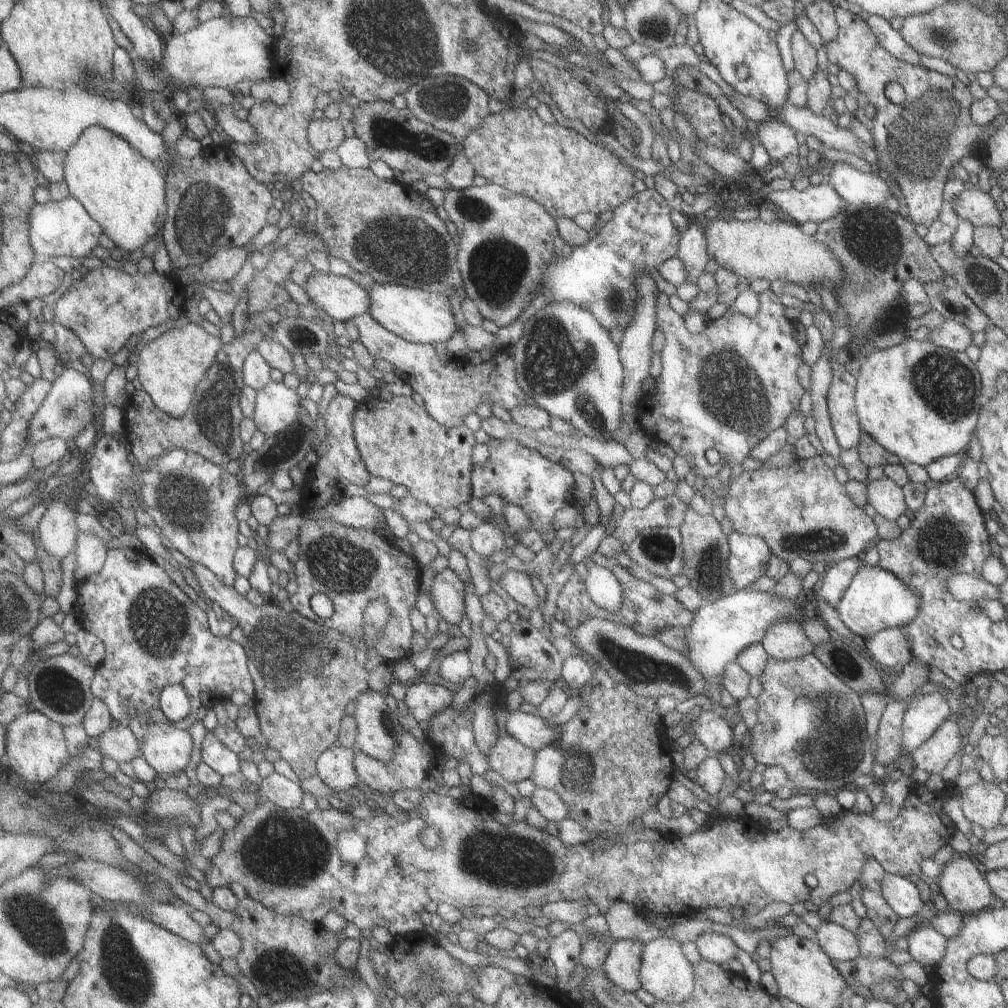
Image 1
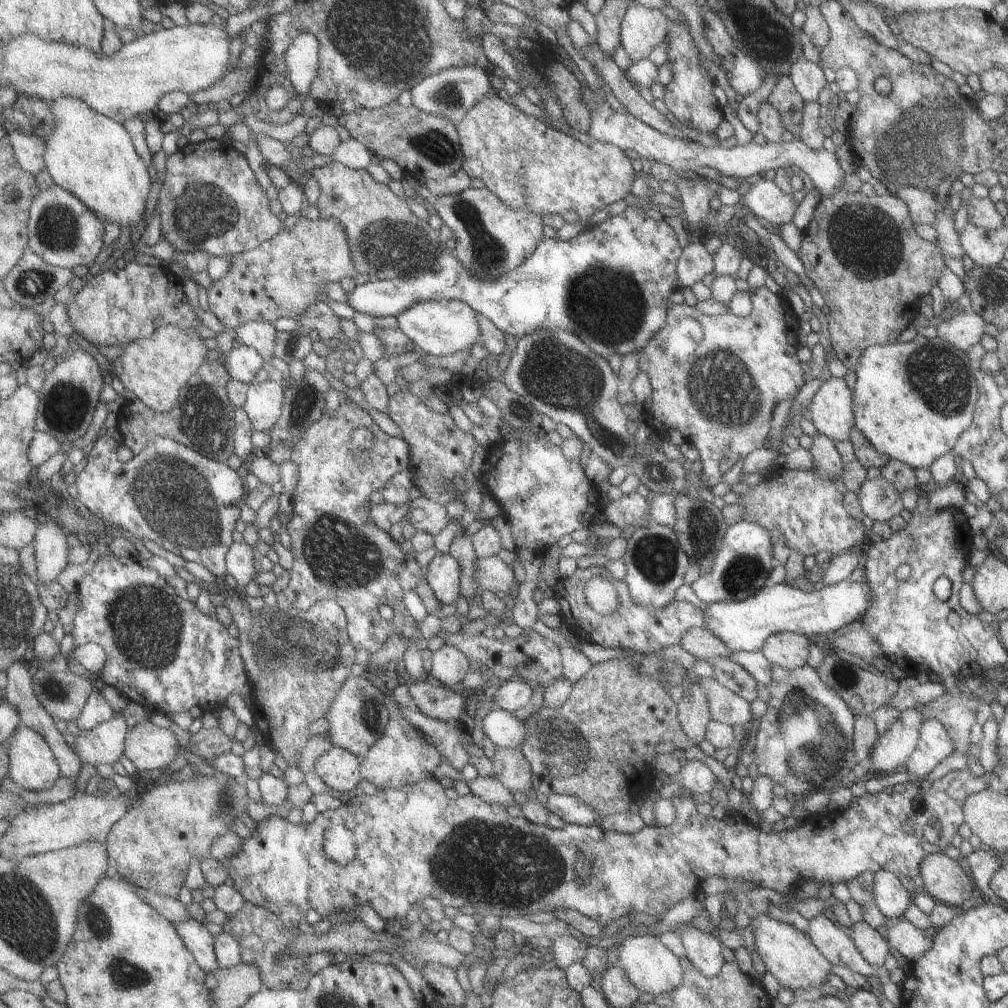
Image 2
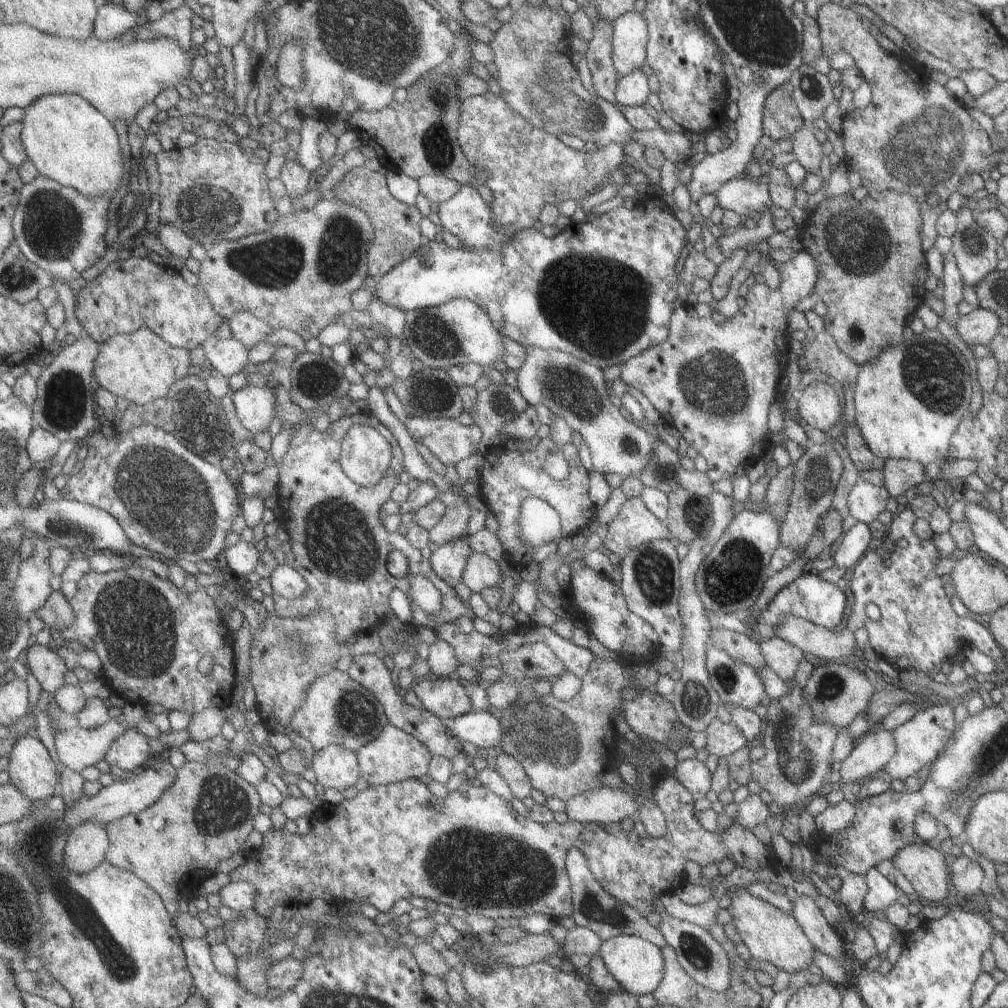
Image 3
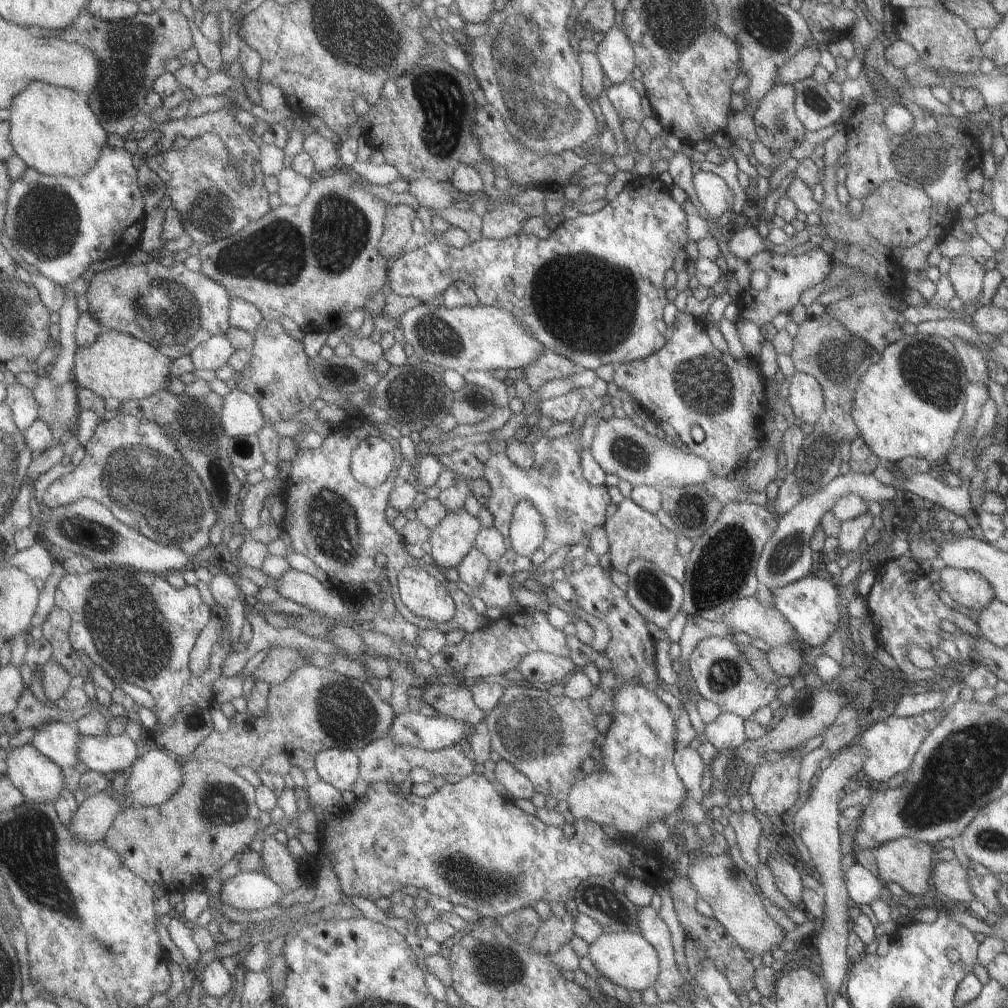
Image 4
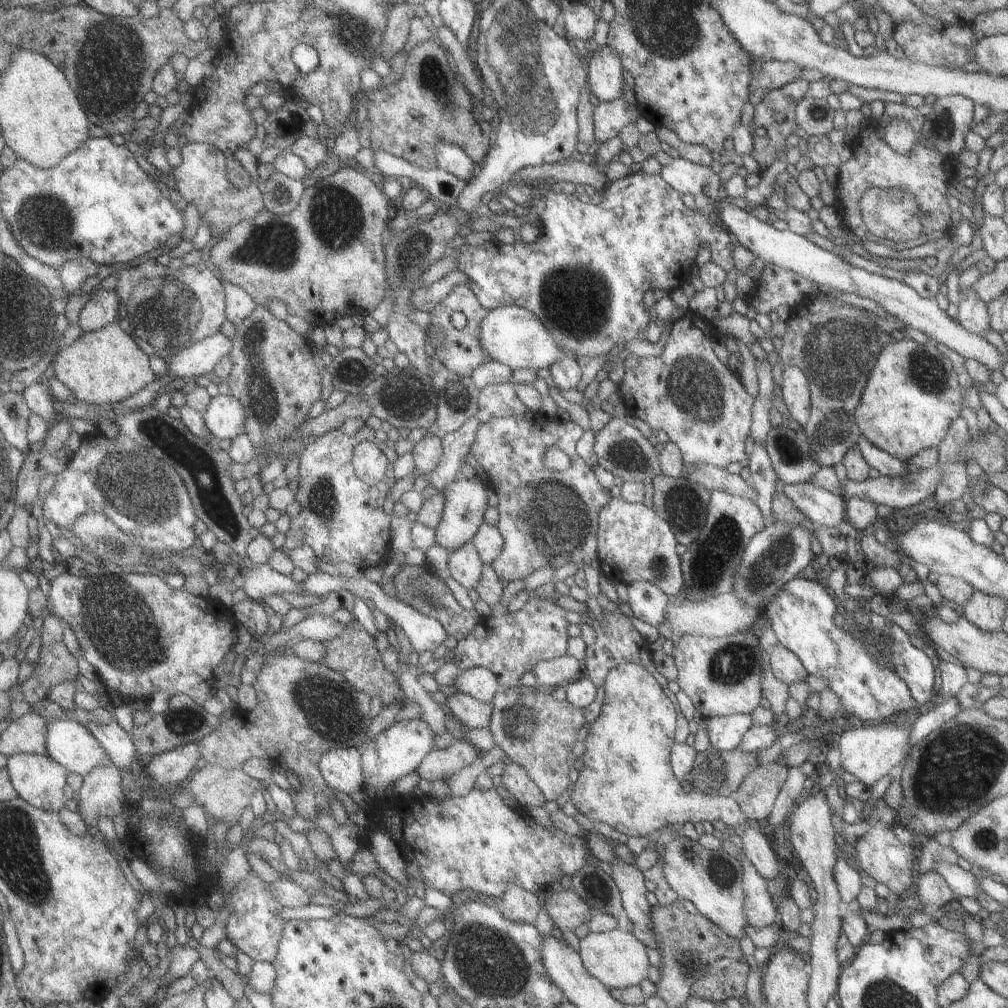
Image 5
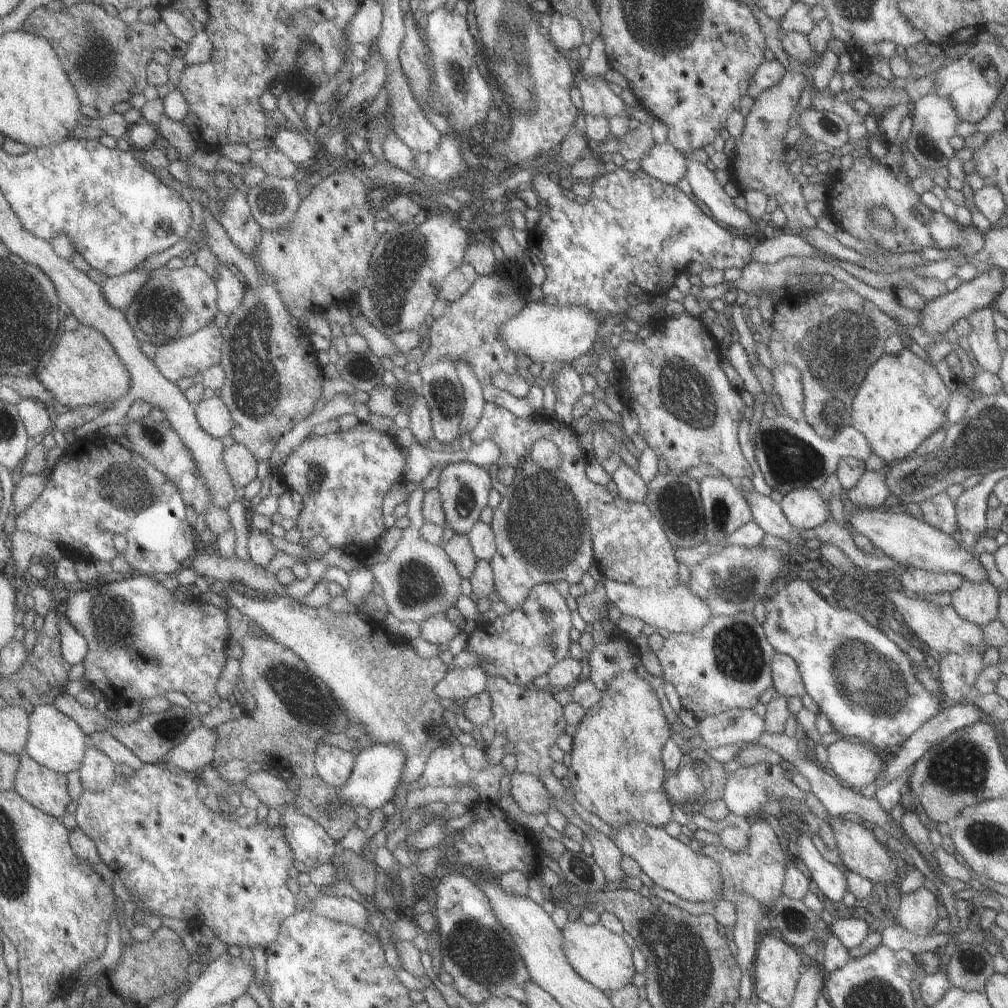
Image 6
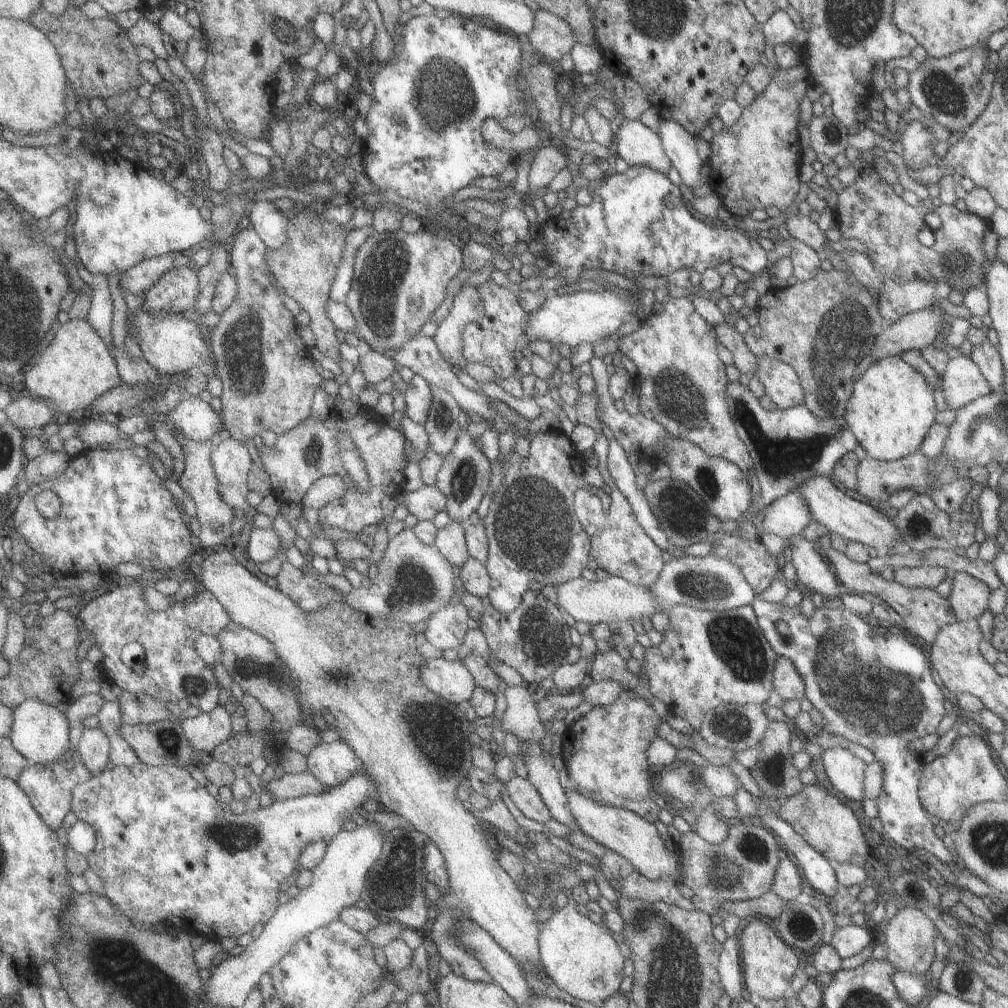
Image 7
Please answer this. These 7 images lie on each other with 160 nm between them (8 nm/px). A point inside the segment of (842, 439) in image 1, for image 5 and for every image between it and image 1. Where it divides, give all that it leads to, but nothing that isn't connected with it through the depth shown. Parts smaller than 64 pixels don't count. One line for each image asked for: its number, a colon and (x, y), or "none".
2: (830, 412)
3: (817, 404)
4: (804, 397)
5: (793, 388)

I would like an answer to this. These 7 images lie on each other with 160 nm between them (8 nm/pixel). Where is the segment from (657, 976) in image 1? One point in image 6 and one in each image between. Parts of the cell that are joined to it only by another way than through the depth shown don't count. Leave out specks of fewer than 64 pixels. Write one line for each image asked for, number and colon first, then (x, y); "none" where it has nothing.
2: (652, 968)
3: (637, 966)
4: (625, 958)
5: (616, 960)
6: (603, 960)

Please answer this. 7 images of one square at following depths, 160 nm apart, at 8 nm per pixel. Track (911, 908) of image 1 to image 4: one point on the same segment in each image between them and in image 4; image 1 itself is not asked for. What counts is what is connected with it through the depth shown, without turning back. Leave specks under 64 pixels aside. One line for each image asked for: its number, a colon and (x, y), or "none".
2: (891, 899)
3: (879, 893)
4: (861, 885)

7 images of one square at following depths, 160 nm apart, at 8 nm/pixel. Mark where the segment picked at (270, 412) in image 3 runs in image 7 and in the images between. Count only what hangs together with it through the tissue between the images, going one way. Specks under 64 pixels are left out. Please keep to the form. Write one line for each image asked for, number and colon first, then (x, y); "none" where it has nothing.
4: (241, 414)
5: (225, 417)
6: (213, 415)
7: (198, 421)

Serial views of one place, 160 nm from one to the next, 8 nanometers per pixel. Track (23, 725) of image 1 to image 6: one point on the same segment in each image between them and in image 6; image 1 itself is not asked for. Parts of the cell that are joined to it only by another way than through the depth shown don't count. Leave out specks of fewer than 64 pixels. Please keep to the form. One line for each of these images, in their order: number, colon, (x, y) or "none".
2: (33, 764)
3: (31, 769)
4: (42, 780)
5: (38, 779)
6: (46, 789)

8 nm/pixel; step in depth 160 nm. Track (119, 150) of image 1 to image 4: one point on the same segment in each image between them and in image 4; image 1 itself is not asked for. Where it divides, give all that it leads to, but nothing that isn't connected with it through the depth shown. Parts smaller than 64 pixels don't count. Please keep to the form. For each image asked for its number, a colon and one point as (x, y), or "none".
2: (91, 155)
3: (69, 140)
4: (54, 130)

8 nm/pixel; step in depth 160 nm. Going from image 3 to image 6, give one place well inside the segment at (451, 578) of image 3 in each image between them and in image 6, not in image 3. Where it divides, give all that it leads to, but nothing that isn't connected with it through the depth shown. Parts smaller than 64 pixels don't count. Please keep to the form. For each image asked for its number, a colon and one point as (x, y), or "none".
4: (454, 537)
5: (465, 499)
6: (465, 487)

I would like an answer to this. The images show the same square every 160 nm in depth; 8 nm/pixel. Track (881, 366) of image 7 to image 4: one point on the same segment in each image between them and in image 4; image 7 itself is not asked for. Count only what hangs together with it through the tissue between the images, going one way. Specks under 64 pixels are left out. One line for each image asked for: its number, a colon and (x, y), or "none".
4: (908, 403)
5: (911, 394)
6: (901, 400)

